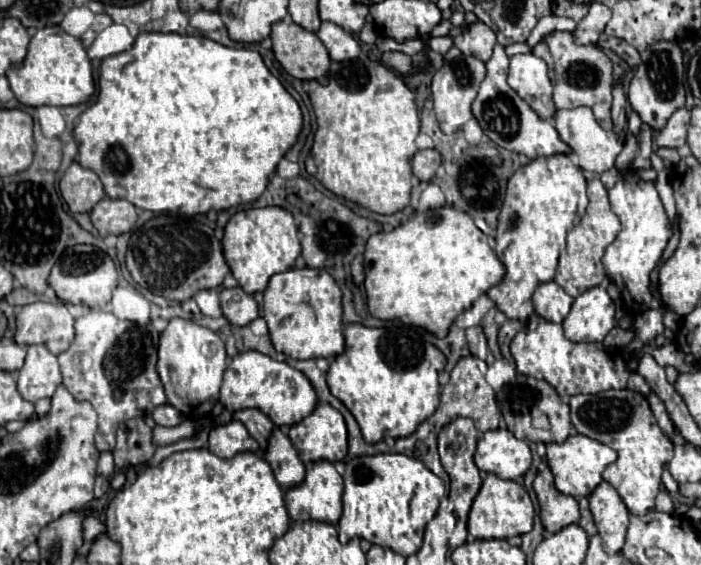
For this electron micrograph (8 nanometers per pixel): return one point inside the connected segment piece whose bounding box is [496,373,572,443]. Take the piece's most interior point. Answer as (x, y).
(526, 398)

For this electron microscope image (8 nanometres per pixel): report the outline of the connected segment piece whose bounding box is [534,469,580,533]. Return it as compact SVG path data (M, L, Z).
M544 469L534 479L534 491L540 505L540 521L548 533L558 533L562 527L578 523L578 501L570 495L562 495L552 481L552 473Z

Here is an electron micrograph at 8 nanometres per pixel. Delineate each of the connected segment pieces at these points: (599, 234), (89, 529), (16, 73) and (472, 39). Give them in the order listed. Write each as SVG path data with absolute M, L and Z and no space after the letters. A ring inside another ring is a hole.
M592 179L588 183L588 207L586 207L586 215L580 219L580 223L568 233L566 239L566 249L564 253L560 253L560 263L558 263L558 271L556 277L552 279L556 281L570 297L578 297L580 293L584 293L586 289L592 289L596 285L600 285L606 277L604 273L604 265L602 265L602 255L606 251L606 247L616 239L616 235L620 233L620 221L614 215L614 211L610 209L608 203L608 191L602 185L600 179Z
M86 517L84 519L84 523L82 523L82 531L84 531L84 541L94 541L94 537L98 535L98 533L102 533L106 527L98 521L98 519L94 519L94 517Z
M58 25L36 31L36 35L30 39L28 55L22 63L10 67L6 77L16 99L28 107L80 105L86 103L88 97L94 93L92 65L82 41L66 35L66 31L62 31Z
M476 21L476 23L472 23L472 25L462 33L460 41L462 41L462 43L460 43L458 47L460 47L464 53L470 53L472 57L478 57L478 59L482 59L482 61L488 61L488 59L492 57L494 45L496 45L496 33L494 33L488 25Z

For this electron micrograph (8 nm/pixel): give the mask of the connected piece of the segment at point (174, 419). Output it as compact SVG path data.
M162 405L162 407L156 407L154 413L152 413L152 419L156 421L156 425L162 425L162 427L174 427L182 421L182 415L178 409L174 409L172 405Z

